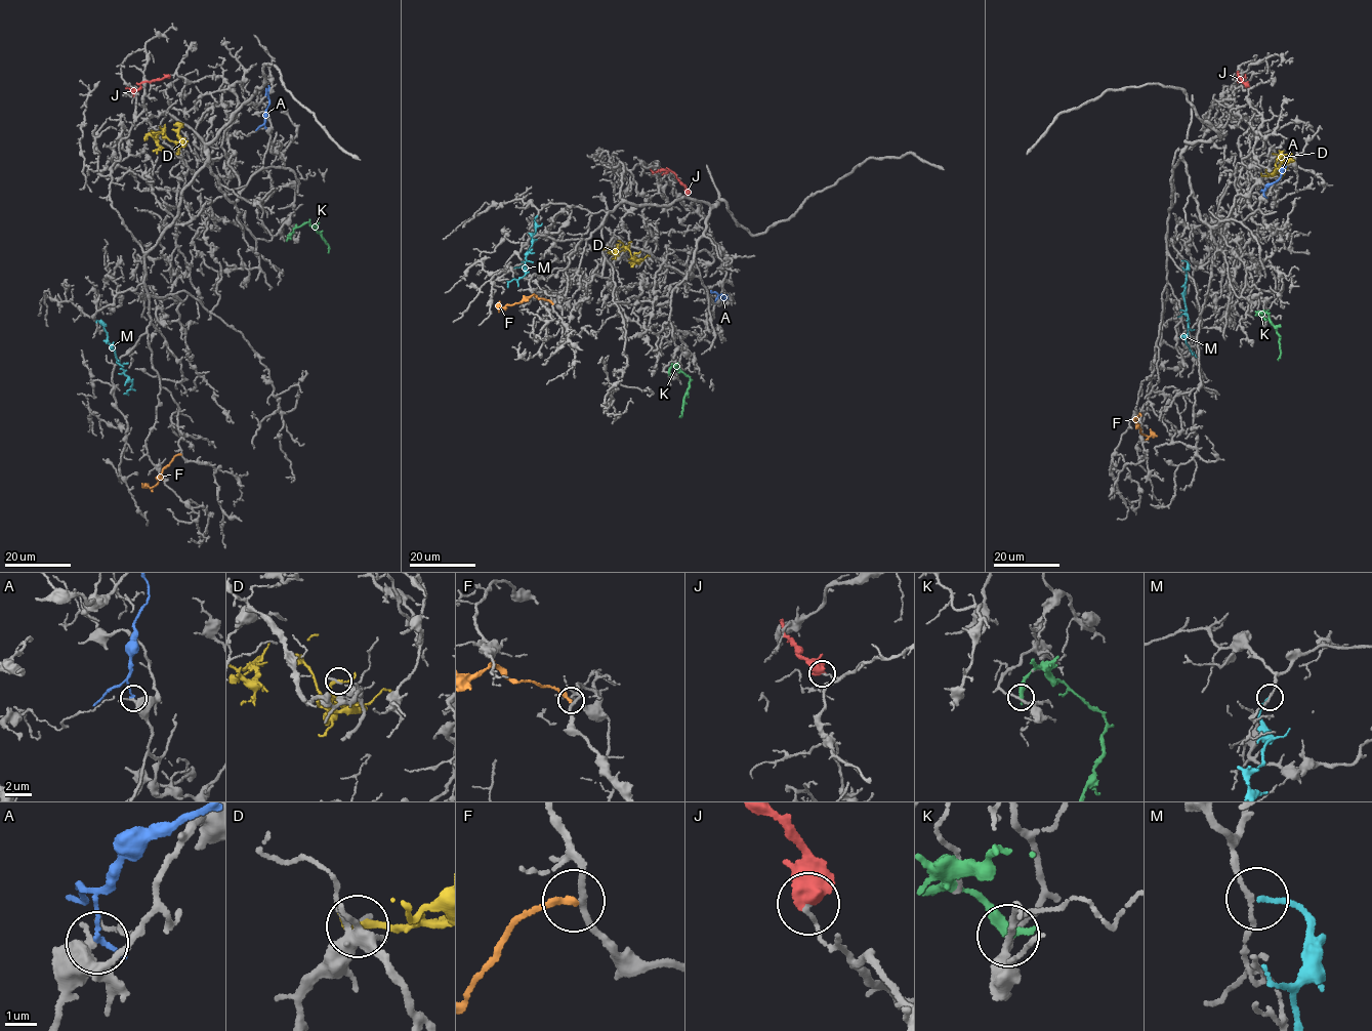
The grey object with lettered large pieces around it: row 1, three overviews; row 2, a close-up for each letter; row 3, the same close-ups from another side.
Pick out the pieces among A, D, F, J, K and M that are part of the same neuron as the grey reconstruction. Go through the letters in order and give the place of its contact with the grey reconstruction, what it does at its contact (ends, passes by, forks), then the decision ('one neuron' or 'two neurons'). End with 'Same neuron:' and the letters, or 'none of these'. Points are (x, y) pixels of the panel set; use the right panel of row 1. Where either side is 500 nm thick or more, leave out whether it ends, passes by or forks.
A: meets grey at (1263, 196); it ends there; two neurons
D: meets grey at (1263, 175); it passes by; two neurons
F: meets grey at (1140, 415); it ends there; two neurons
J: meets grey at (1248, 86); two neurons
K: meets grey at (1264, 320); it ends there; two neurons
M: meets grey at (1181, 260); it ends there; one neuron
Same neuron: M

